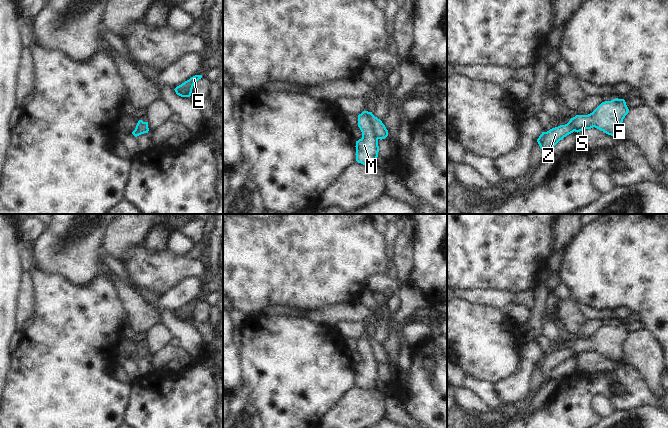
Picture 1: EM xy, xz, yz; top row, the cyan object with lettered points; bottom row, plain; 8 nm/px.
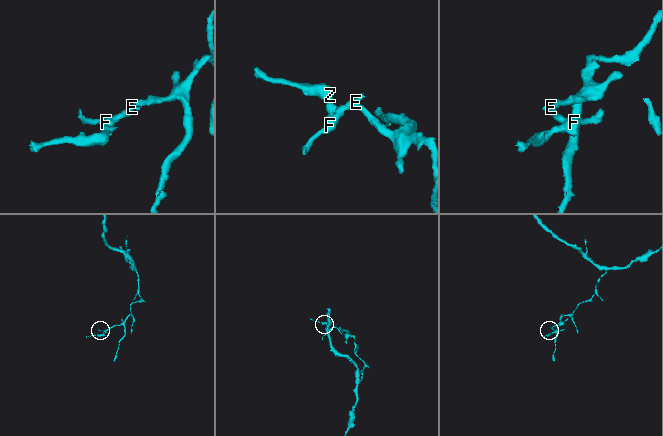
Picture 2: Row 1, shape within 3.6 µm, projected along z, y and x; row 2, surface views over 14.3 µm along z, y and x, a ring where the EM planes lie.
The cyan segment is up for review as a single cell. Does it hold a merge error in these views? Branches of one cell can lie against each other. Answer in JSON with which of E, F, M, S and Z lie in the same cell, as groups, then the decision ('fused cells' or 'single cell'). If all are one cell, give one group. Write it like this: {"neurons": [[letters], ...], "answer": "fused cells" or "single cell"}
{"neurons": [["E", "F", "M", "S"], ["Z"]], "answer": "fused cells"}

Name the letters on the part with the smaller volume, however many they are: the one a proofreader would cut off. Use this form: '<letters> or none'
Z

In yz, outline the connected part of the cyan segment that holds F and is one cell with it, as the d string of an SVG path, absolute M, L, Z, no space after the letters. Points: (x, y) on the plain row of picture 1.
M616 322L602 326L588 339L576 339L569 346L573 348L574 355L577 357L595 351L608 359L621 361L622 346L628 335L625 324Z

